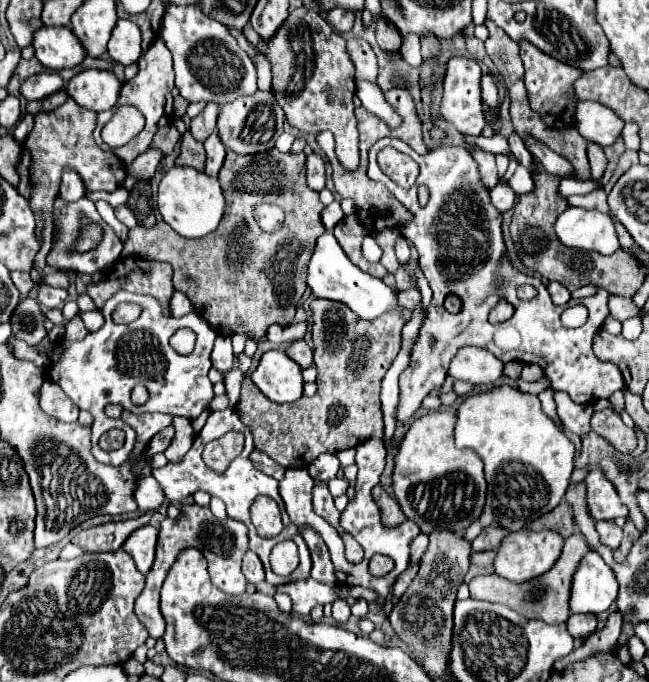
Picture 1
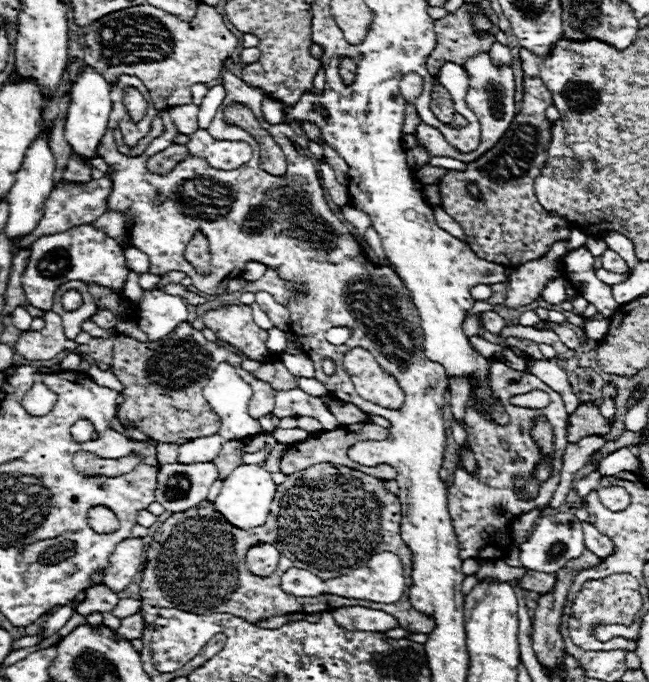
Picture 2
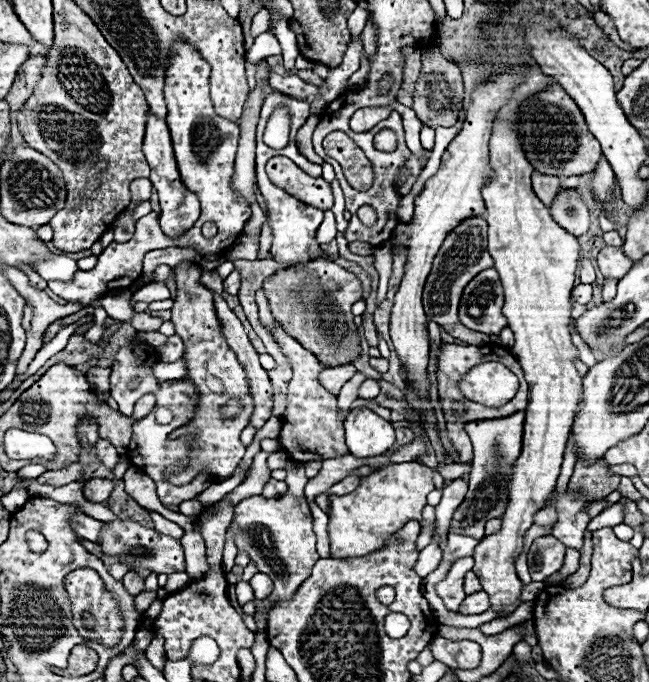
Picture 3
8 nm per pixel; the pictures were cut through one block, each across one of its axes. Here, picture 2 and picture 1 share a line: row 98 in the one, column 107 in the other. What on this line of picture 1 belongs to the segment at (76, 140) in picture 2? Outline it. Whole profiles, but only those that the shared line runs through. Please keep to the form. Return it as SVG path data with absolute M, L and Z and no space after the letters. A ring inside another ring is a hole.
M90 68L90 70L76 74L68 82L66 92L80 106L94 110L94 112L102 112L102 110L110 110L116 106L120 88L122 88L122 82L116 78L114 72Z

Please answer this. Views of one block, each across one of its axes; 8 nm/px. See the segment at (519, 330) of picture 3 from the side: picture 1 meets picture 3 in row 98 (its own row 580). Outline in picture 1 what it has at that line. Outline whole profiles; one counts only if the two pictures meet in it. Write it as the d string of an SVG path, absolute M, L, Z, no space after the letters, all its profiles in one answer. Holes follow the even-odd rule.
M520 530L520 532L510 532L504 536L504 540L498 546L496 558L494 558L494 572L510 582L526 582L532 580L558 560L560 548L564 544L564 538L556 532L532 532L532 530Z

